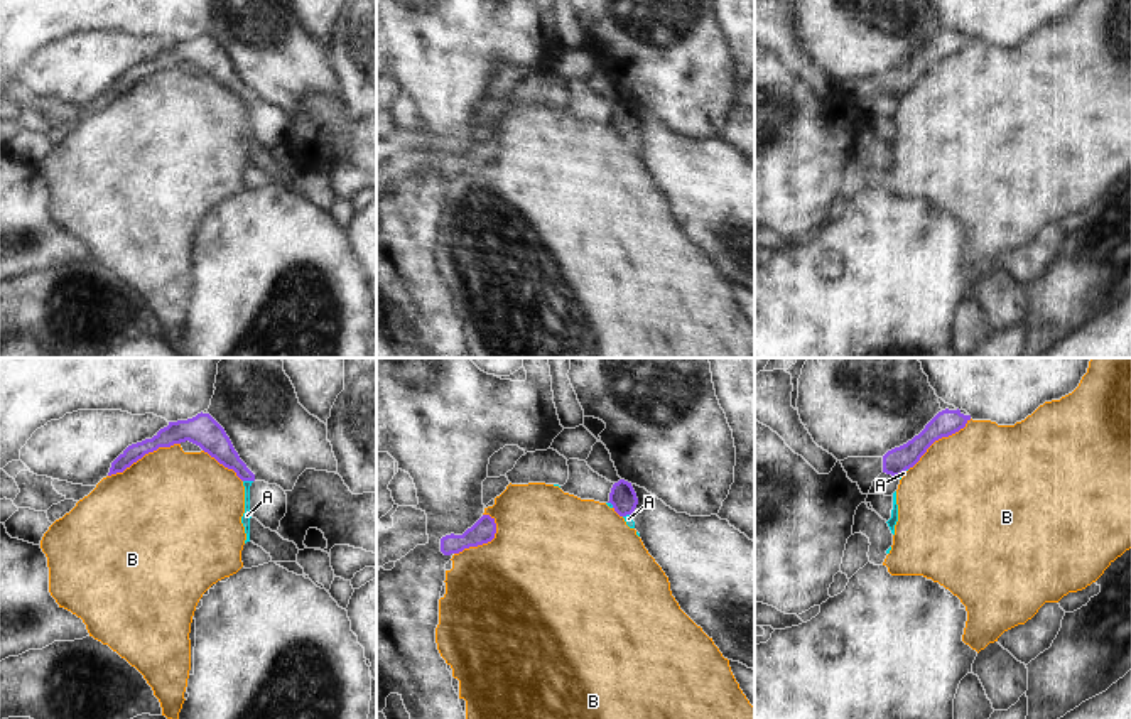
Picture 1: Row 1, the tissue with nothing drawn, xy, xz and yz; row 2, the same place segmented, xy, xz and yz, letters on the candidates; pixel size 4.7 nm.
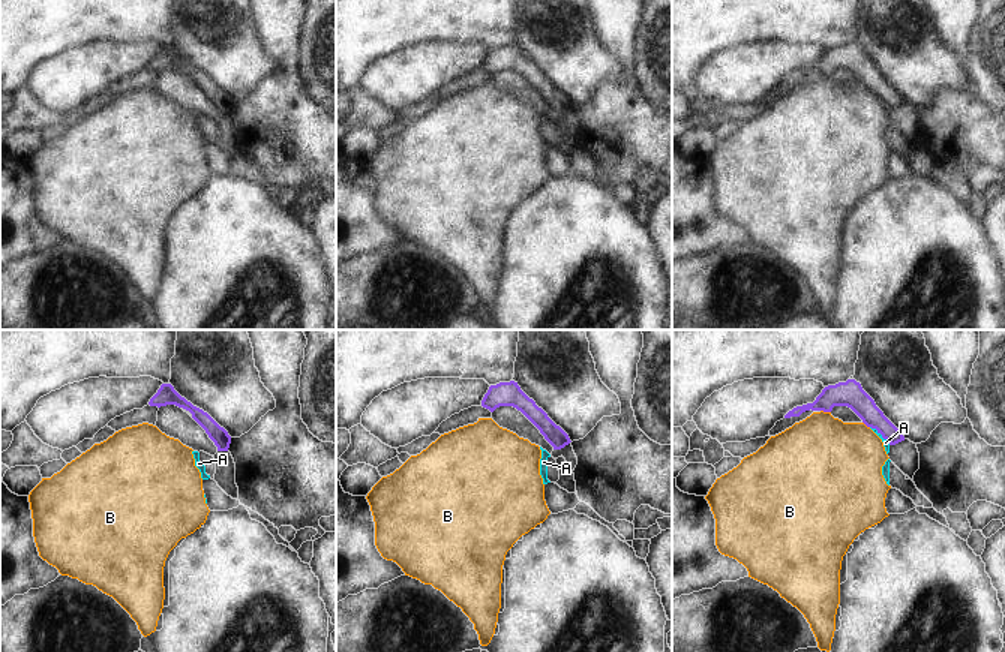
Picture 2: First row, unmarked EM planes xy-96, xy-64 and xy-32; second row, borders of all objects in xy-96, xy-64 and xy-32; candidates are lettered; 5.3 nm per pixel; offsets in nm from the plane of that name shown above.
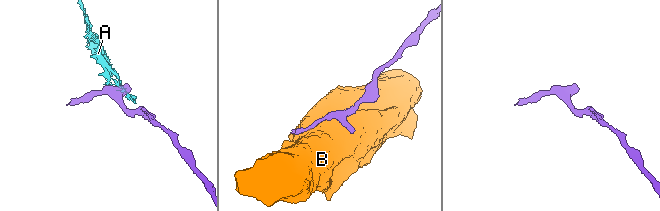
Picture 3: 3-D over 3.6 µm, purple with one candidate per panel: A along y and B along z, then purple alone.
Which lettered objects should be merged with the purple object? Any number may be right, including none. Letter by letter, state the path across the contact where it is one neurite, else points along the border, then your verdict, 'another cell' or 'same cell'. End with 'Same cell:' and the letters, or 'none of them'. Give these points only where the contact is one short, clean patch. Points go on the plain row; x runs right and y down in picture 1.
A: border along xy (243, 102), (252, 103); another cell
B: another cell
Same cell: none of them

